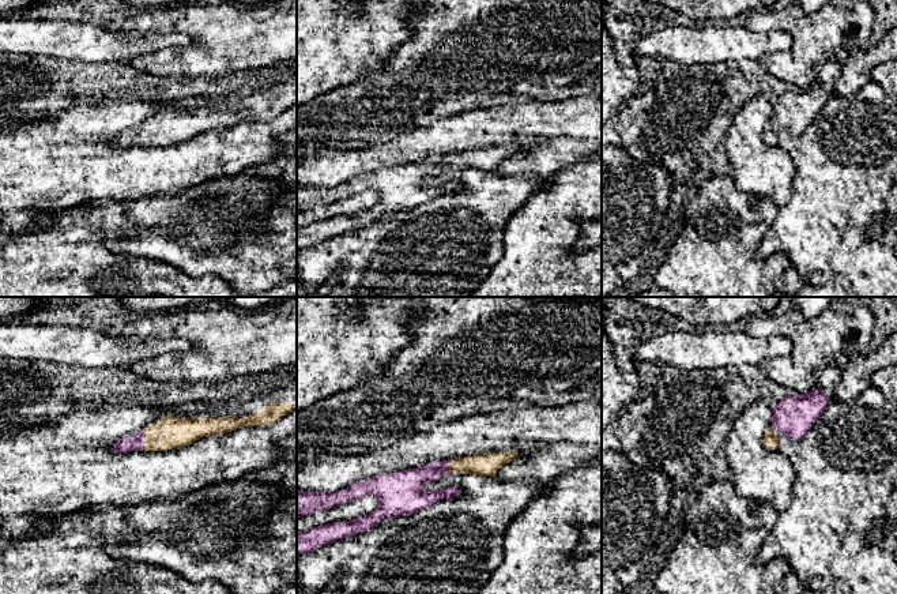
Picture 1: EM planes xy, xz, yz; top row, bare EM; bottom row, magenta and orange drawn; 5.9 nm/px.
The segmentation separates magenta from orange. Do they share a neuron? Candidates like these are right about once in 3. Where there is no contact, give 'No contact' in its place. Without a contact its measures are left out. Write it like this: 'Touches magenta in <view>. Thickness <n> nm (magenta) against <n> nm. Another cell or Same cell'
Touches magenta in xy. Thickness 100 nm (magenta) against 180 nm. Same cell

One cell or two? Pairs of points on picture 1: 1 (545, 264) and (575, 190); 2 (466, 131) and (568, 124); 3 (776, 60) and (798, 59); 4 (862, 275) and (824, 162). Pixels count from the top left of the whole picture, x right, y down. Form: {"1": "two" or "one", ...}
{"1": "one", "2": "one", "3": "one", "4": "two"}

